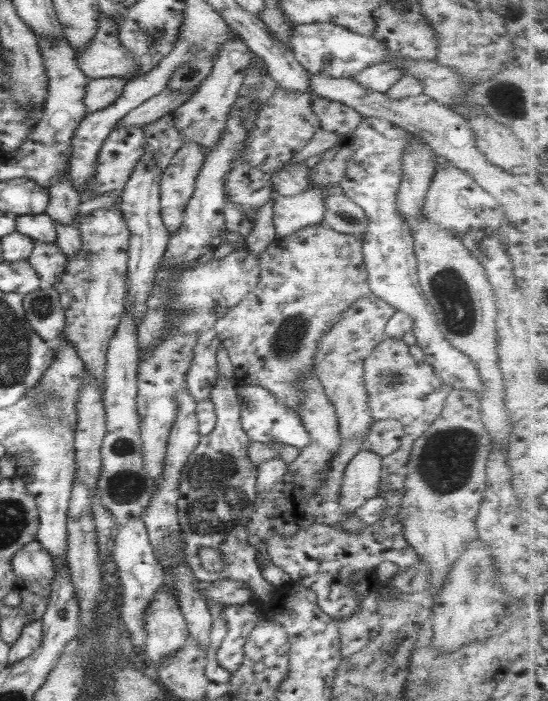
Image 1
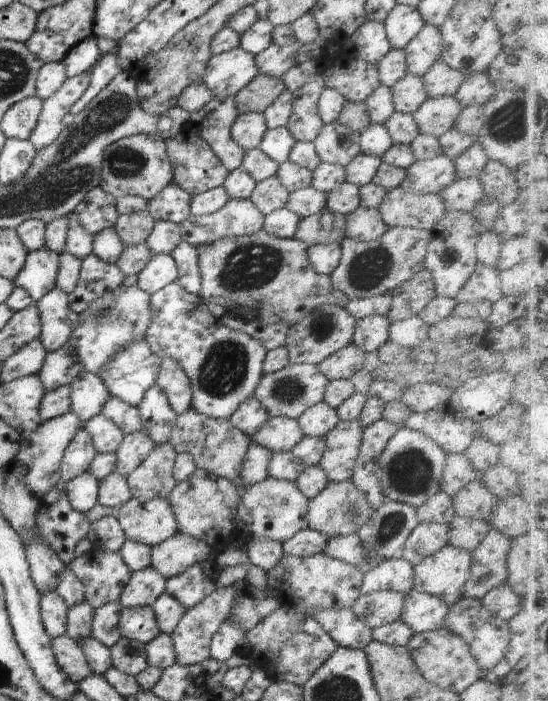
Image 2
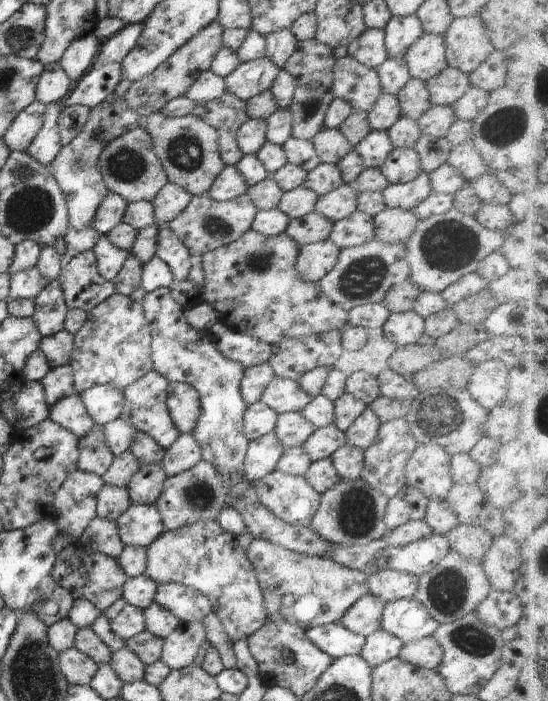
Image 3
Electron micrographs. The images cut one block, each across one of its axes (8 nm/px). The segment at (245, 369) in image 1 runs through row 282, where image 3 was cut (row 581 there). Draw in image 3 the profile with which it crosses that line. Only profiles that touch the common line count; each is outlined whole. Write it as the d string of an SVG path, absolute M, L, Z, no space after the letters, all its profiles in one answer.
M254 537L245 550L255 570L267 620L286 620L304 630L338 622L363 596L370 594L368 576L326 557L297 553Z

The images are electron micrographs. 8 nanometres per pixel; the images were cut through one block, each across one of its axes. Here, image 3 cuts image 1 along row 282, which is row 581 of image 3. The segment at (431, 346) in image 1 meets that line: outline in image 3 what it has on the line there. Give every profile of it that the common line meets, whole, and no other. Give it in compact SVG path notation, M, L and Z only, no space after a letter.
M394 569L380 570L368 577L369 592L384 602L401 598L412 599L419 587L418 577Z

